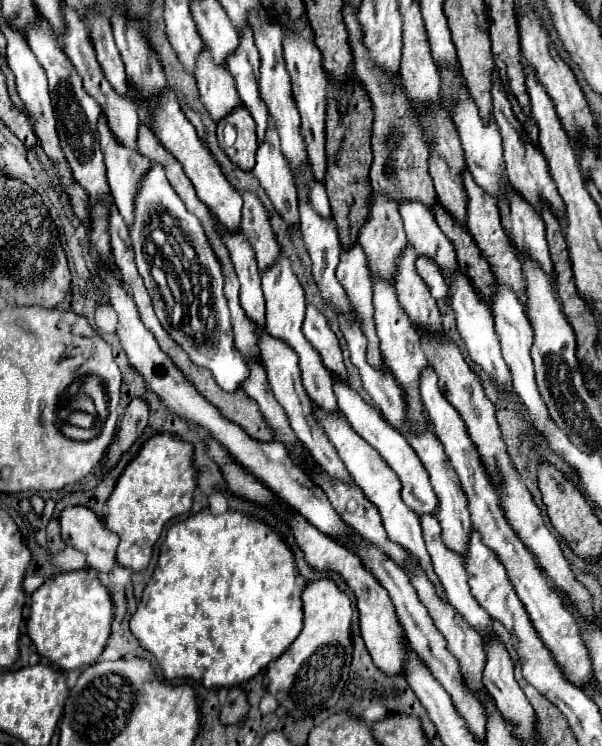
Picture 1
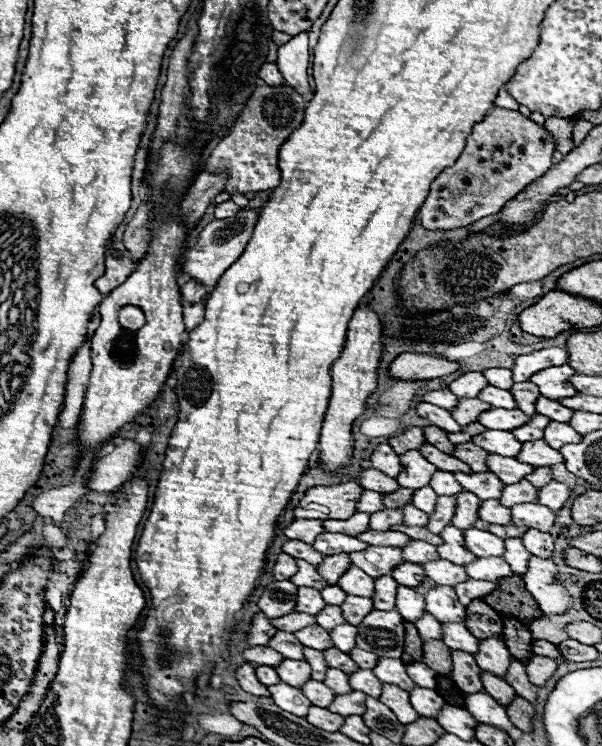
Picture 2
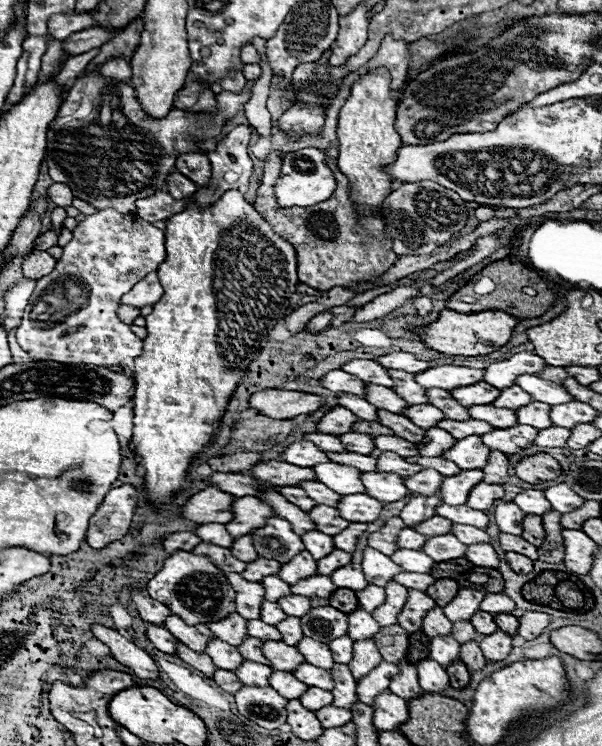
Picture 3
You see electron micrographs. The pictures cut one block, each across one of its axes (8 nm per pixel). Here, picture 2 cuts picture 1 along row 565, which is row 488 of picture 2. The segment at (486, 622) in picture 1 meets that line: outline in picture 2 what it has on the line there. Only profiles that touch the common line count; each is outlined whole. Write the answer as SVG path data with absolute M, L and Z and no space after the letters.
M438 470L438 472L432 476L430 486L432 486L438 494L456 494L456 492L464 490L464 488L456 482L454 474L452 474L452 472L444 472L444 470Z

